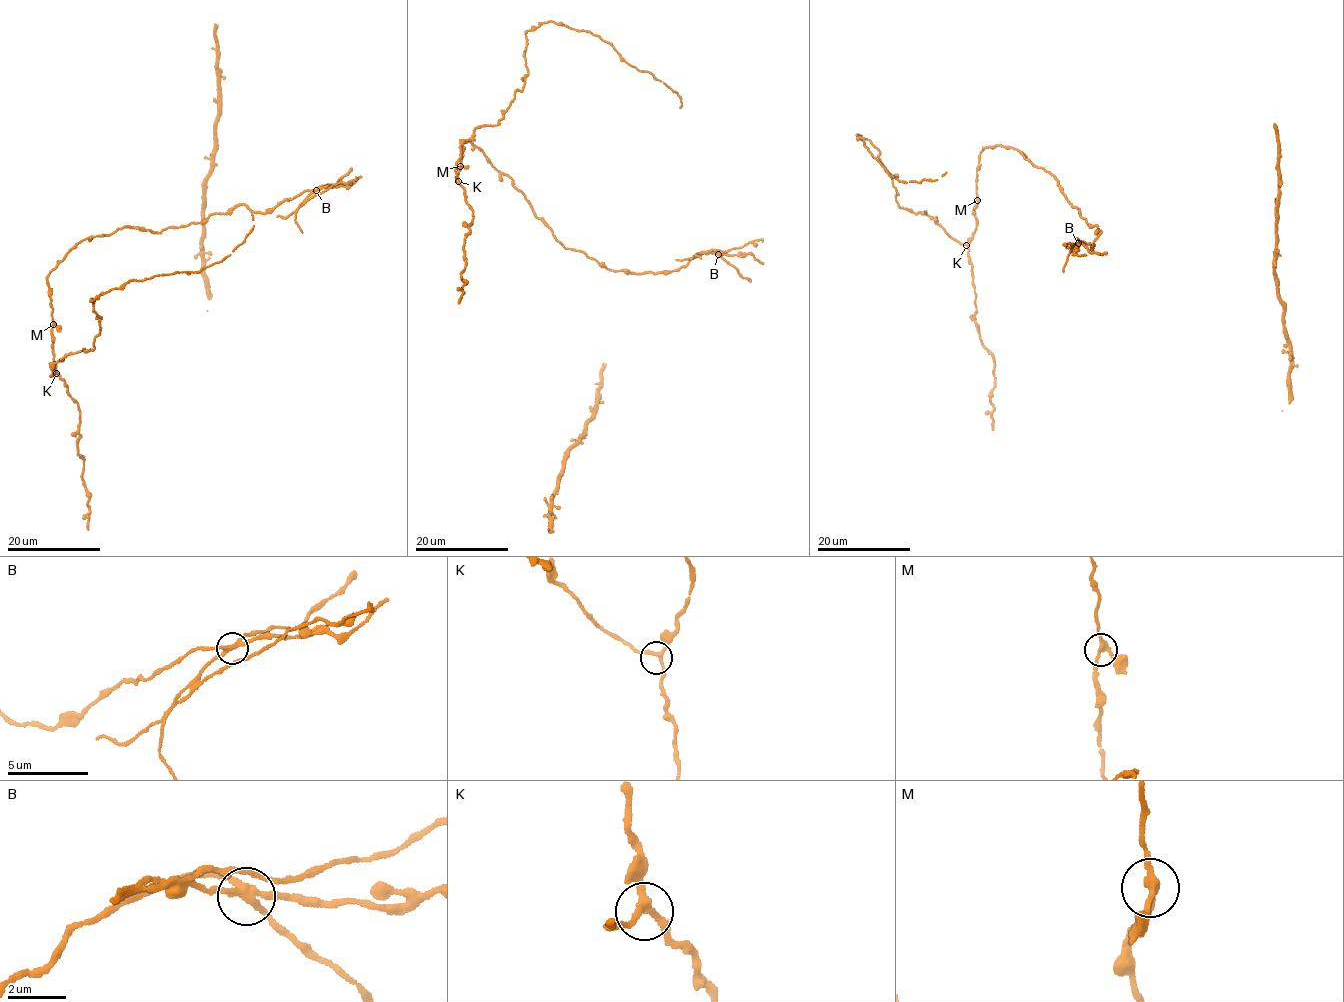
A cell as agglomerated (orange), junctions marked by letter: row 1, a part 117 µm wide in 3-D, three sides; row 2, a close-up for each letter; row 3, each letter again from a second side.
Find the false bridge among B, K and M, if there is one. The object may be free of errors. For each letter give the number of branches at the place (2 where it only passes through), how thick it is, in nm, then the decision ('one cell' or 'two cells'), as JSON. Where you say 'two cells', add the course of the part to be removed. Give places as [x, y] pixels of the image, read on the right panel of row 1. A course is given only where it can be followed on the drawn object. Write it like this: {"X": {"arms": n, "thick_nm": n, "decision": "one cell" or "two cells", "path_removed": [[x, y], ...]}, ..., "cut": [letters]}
{"B": {"arms": 4, "thick_nm": 240, "decision": "two cells", "path_removed": [[1077, 244], [1073, 246], [1065, 243]]}, "K": {"arms": 3, "thick_nm": 240, "decision": "one cell"}, "M": {"arms": 3, "thick_nm": 240, "decision": "one cell"}, "cut": ["B"]}

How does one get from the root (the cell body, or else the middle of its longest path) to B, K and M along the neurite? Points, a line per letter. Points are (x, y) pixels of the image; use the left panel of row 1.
B: (74, 246), (123, 226), (158, 232), (198, 223), (243, 204), (268, 212), (303, 191), (316, 191)
K: (74, 246), (47, 278), (53, 308), (51, 333), (56, 373)
M: (74, 246), (47, 278), (53, 324)

